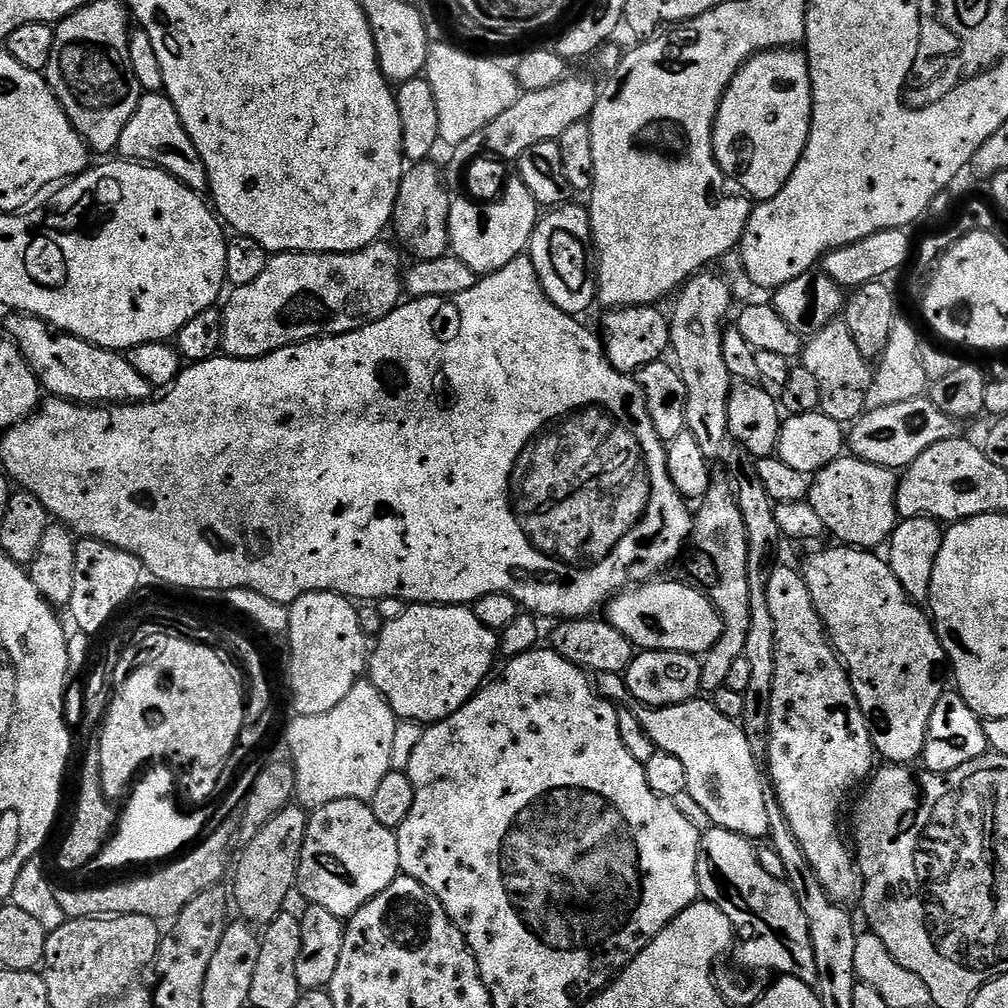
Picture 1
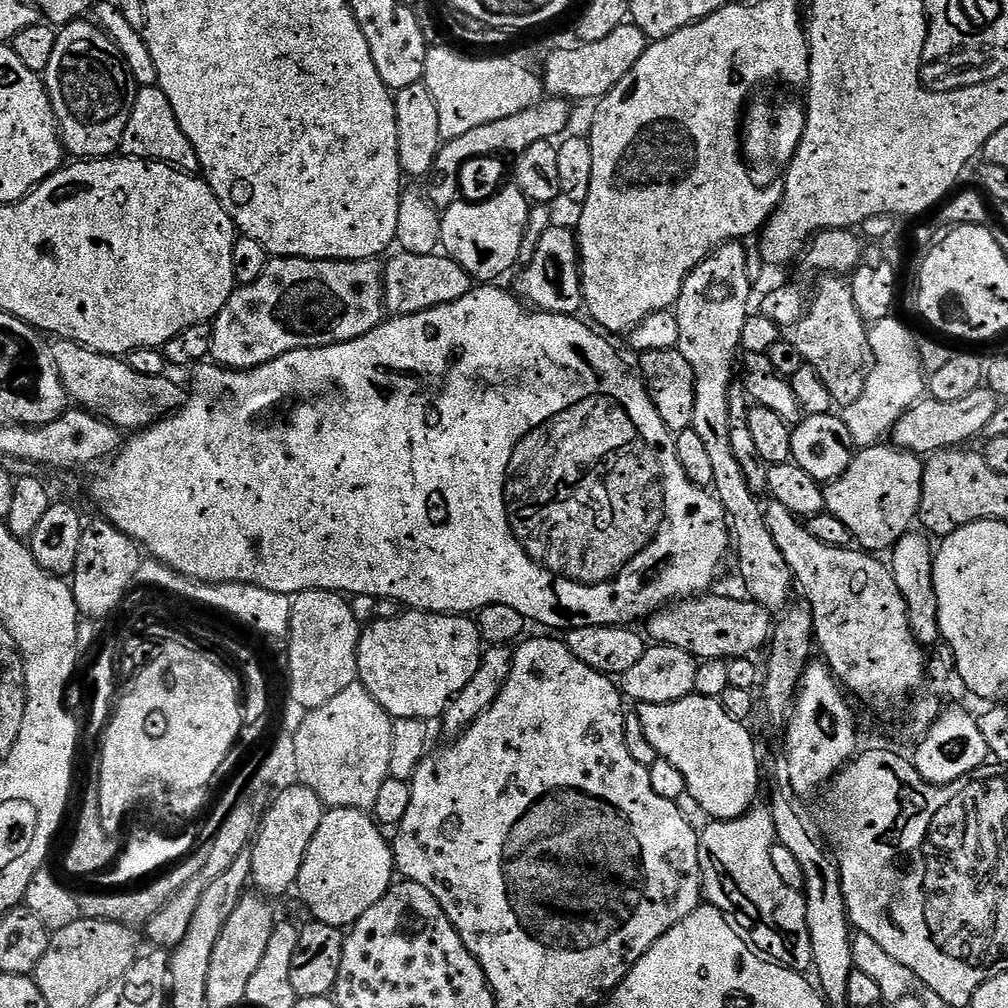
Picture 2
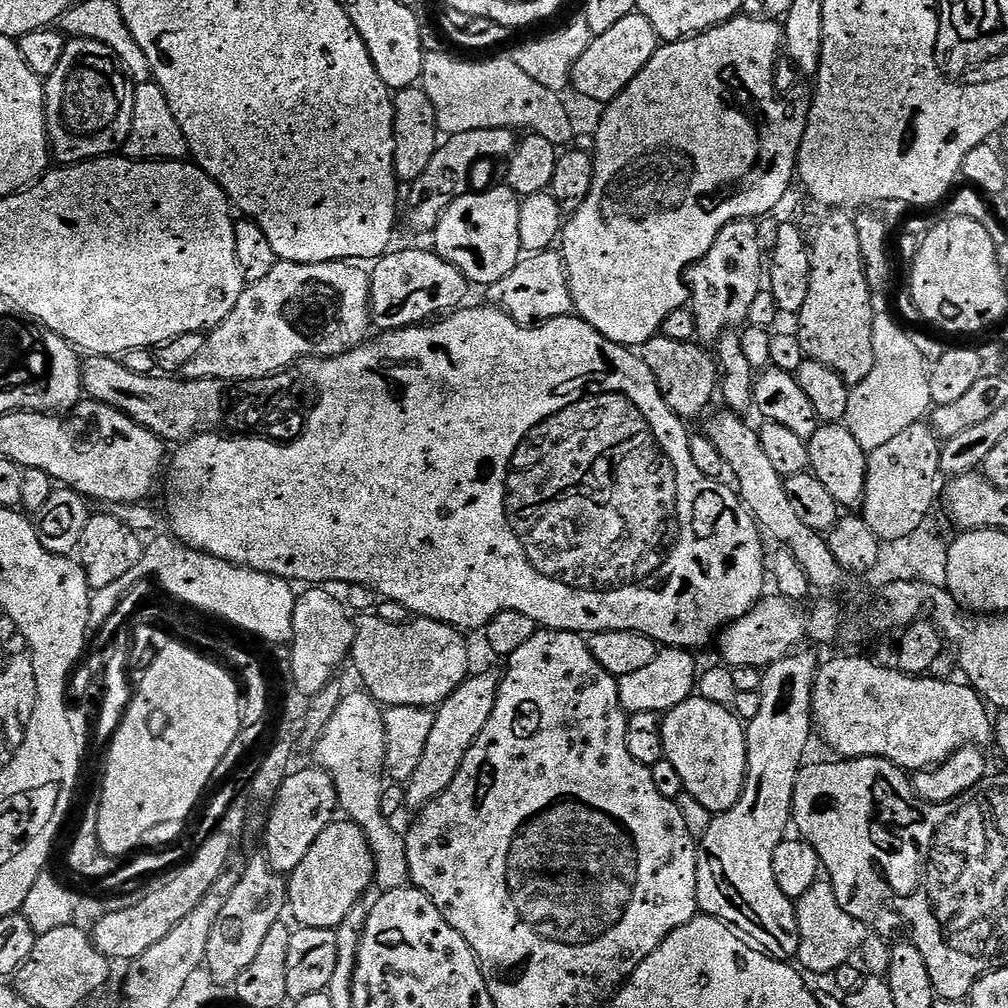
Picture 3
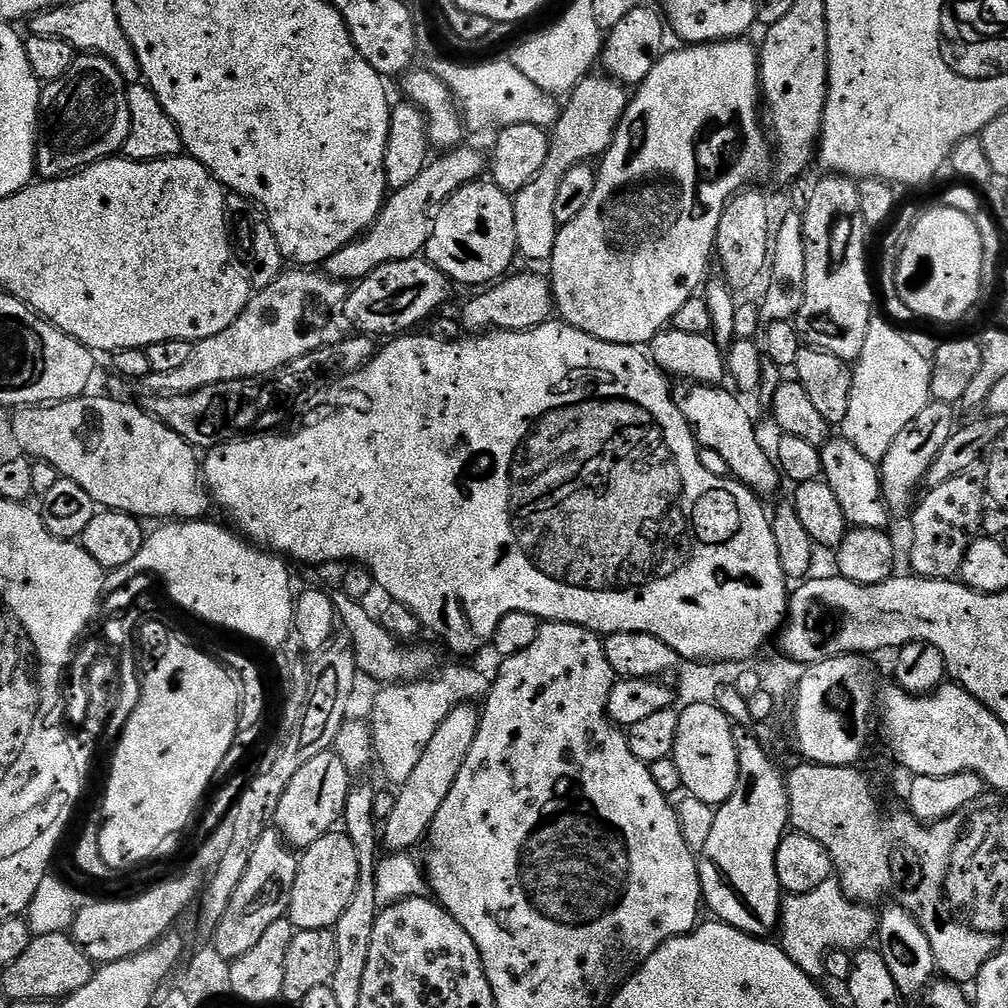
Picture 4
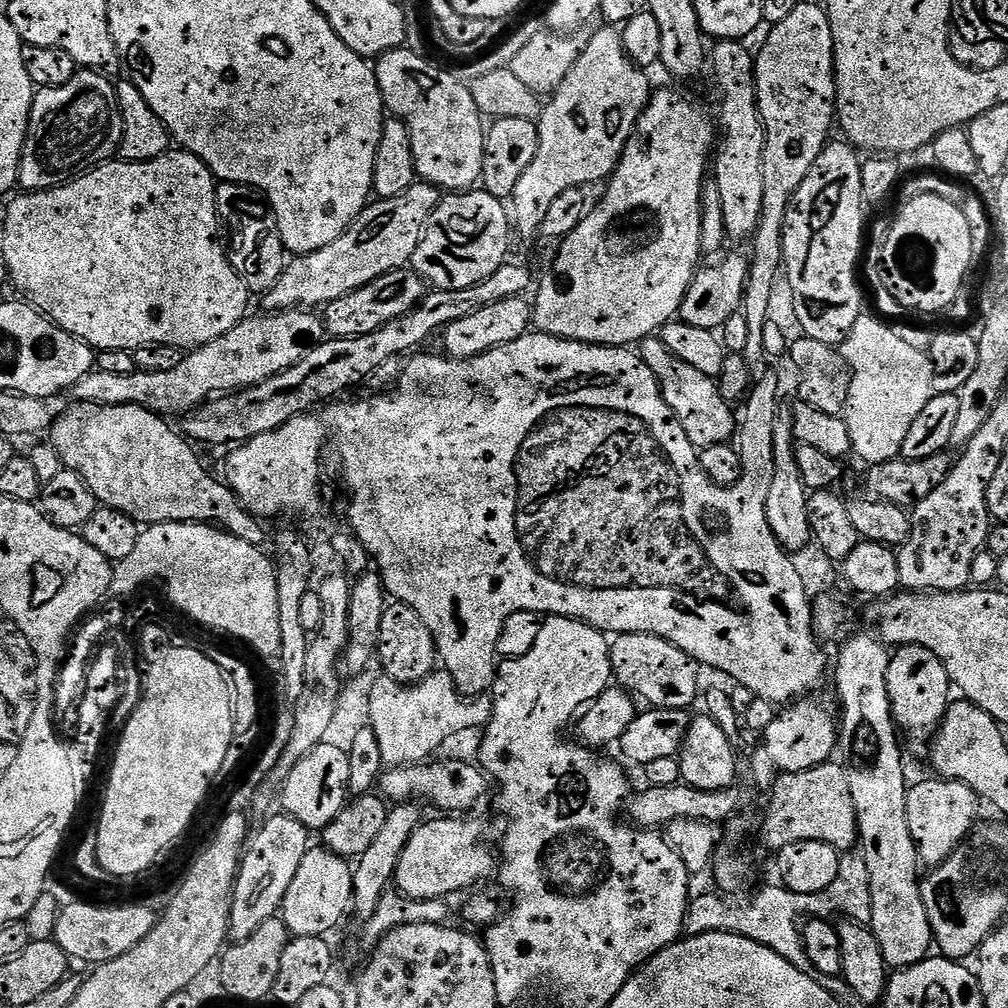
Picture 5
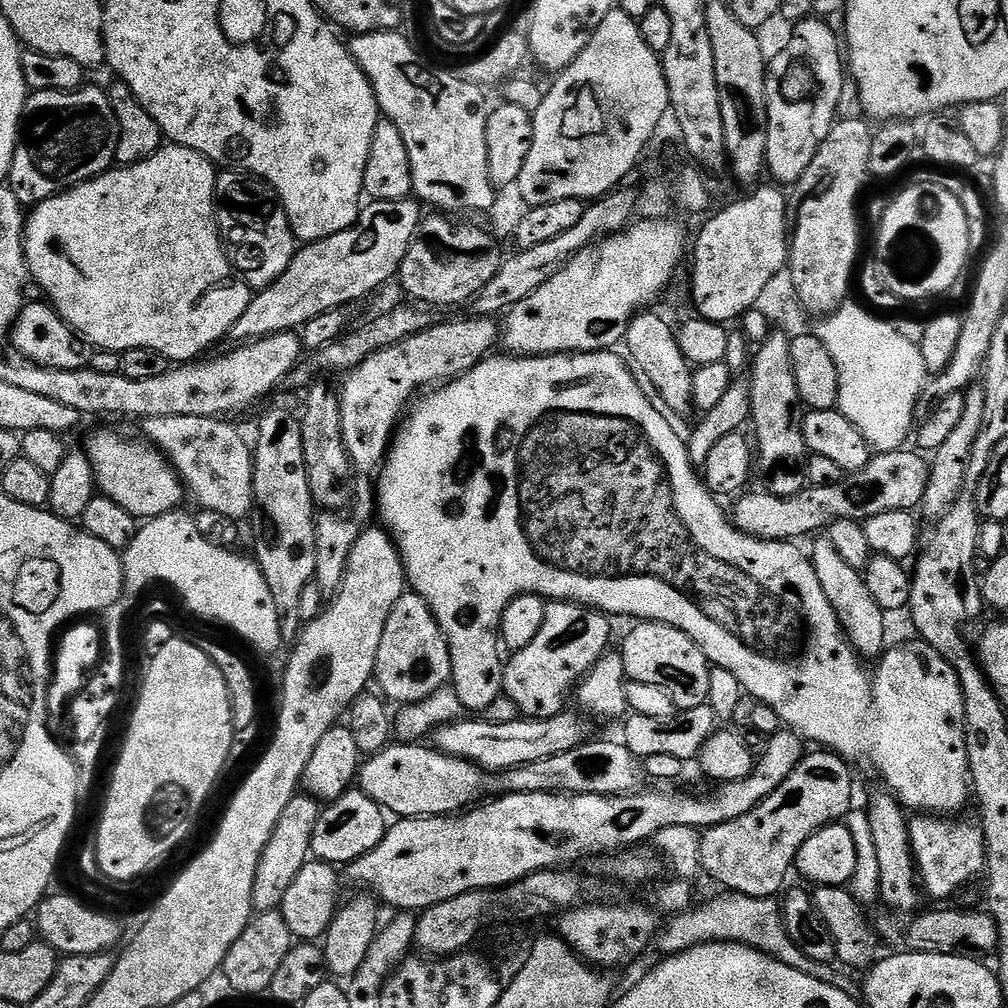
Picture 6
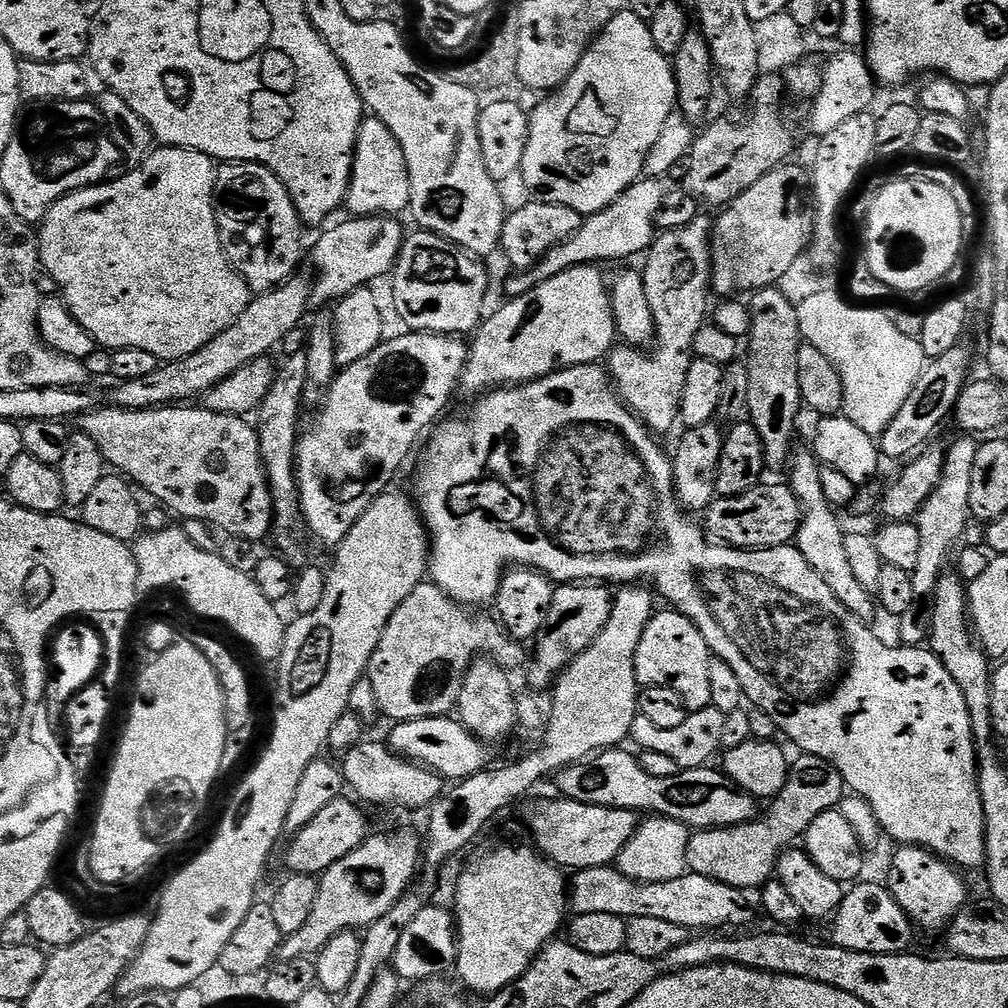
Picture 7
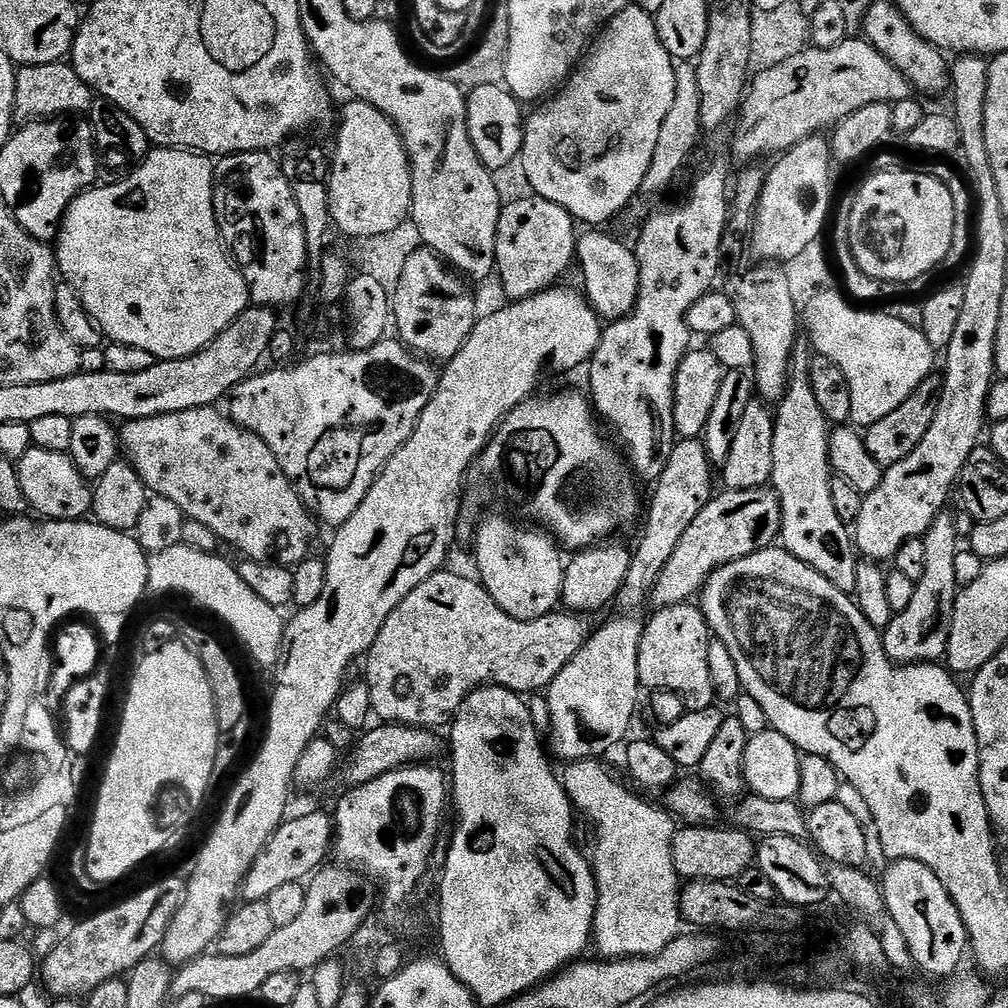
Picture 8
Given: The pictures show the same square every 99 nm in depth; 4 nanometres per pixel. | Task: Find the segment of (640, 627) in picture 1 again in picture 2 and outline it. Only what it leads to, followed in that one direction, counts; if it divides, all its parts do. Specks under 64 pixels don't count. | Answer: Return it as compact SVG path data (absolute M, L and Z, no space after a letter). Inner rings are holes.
M712 595L680 598L659 608L647 617L647 635L652 635L657 644L673 644L678 650L686 650L700 662L748 658L769 643L774 627L773 613L748 598L731 600L728 596Z

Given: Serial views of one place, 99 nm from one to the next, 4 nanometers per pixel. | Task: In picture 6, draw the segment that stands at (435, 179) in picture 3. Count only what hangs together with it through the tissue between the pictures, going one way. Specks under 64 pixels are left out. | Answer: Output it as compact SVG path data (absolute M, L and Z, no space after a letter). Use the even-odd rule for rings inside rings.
M415 199L373 200L365 203L360 209L360 216L353 228L347 228L342 234L334 234L325 240L313 240L305 243L290 262L290 266L268 288L259 289L253 295L252 301L246 306L246 314L234 322L230 336L236 342L251 342L261 340L264 336L273 336L279 332L291 332L303 329L318 314L326 314L335 308L352 306L355 300L371 294L375 288L380 288L388 279L395 277L400 271L400 264L412 245L412 239L422 219L422 208Z

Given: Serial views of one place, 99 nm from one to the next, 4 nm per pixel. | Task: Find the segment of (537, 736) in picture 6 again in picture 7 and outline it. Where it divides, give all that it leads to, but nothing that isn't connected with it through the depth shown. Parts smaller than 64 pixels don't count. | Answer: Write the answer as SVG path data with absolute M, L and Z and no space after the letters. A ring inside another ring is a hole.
M451 715L401 720L393 723L391 727L392 733L386 738L387 747L397 755L435 772L445 781L465 780L467 776L478 774L486 767L485 745L463 722Z

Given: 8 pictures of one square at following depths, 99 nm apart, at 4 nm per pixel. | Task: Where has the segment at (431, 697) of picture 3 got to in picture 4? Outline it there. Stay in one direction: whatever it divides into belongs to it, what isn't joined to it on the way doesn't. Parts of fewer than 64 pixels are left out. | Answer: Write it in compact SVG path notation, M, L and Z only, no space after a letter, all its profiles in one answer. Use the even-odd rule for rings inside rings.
M343 590L331 593L341 625L348 629L347 635L352 642L357 669L370 675L380 684L409 683L423 679L436 664L436 656L426 646L414 646L398 641L389 634L380 622L364 608L359 601L350 598Z

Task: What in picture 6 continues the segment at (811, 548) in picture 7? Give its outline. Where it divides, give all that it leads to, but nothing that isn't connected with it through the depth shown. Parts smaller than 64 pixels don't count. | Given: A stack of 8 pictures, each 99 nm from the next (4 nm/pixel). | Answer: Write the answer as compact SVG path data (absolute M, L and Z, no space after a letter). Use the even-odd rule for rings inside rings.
M820 538L813 546L810 559L814 566L814 574L818 574L818 583L822 585L822 594L830 598L830 606L834 606L834 614L857 656L865 661L872 659L875 661L883 656L886 651L886 643L884 644L886 613L882 610L882 606L878 606L878 602L874 602L870 590L866 590L861 569L848 565L826 538Z

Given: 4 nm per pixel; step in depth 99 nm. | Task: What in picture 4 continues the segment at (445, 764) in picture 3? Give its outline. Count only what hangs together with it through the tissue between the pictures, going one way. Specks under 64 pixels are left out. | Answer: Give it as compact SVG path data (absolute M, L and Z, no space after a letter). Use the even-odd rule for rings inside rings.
M475 703L460 704L438 726L410 778L399 785L394 810L383 821L382 844L385 849L388 847L389 853L408 852L419 840L421 843L427 837L434 814L438 814L442 802L446 802L446 794L450 794L458 778L458 770L462 770L462 762L466 762L466 754L470 754L470 746L474 746L481 715L481 709Z

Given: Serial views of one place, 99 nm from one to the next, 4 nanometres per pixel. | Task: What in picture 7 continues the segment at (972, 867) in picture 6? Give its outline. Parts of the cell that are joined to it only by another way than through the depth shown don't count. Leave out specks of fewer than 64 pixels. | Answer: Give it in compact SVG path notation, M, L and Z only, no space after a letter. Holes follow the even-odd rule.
M900 846L892 856L892 869L888 872L886 887L902 906L917 929L943 933L955 916L969 903L968 888L959 871L948 861L926 848Z

